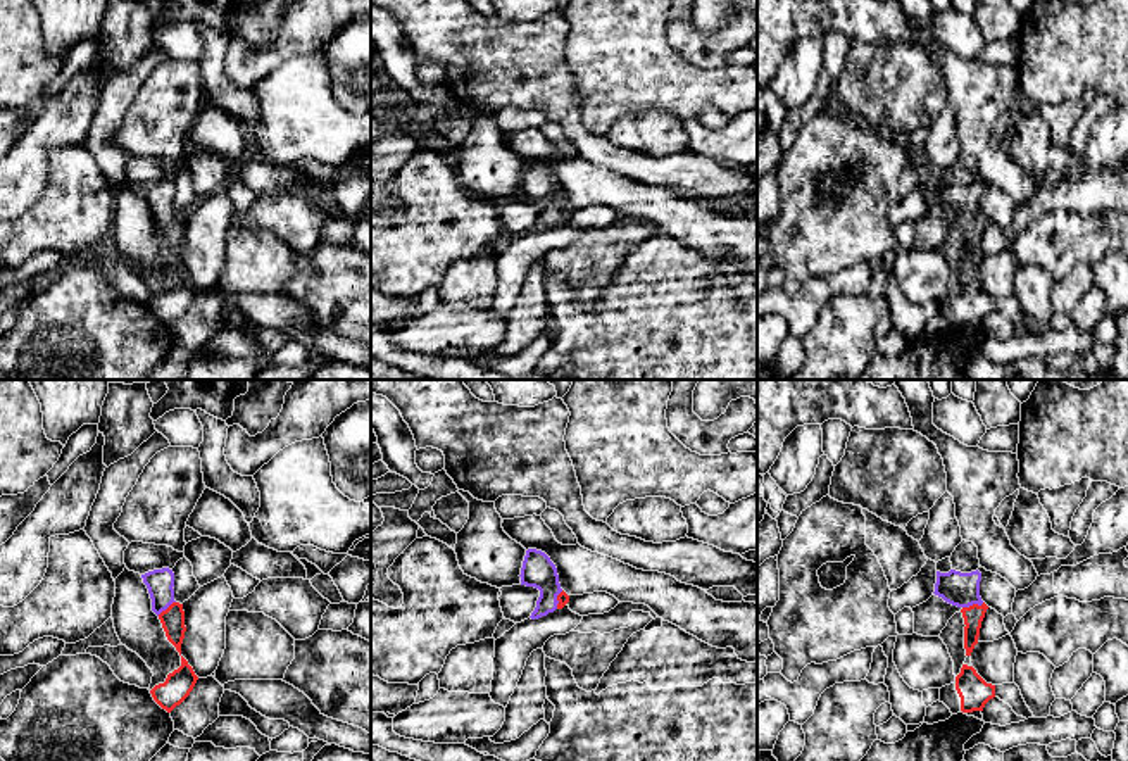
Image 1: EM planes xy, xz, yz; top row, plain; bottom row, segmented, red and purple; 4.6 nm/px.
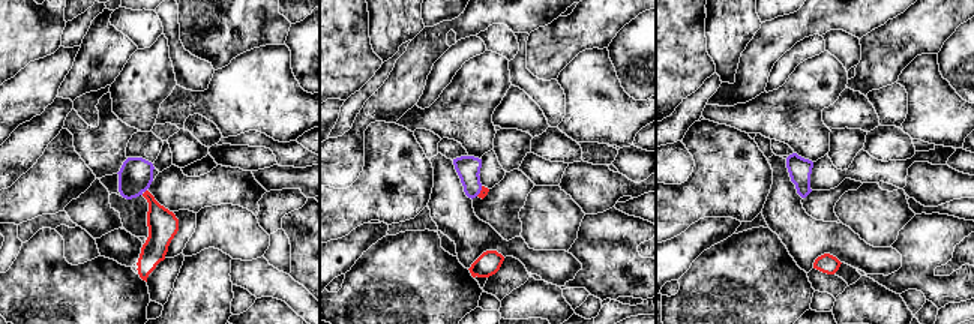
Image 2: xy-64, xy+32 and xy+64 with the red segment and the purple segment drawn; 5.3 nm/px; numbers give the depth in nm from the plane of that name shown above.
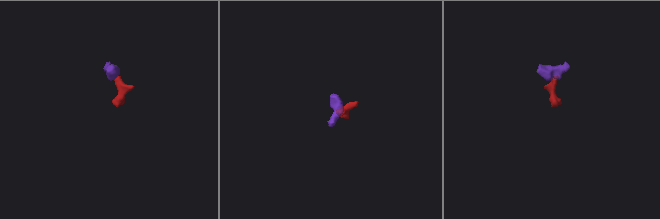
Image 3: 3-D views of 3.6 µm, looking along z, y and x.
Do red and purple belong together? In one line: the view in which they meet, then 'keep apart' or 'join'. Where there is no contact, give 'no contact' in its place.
meets red in yz; join

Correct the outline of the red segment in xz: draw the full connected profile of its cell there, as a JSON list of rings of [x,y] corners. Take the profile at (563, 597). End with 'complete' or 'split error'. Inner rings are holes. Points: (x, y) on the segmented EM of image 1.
[[[528,549],[519,576],[521,585],[540,590],[536,607],[530,616],[531,619],[562,609],[569,602],[569,595],[561,588],[557,568],[545,552]]] | split error

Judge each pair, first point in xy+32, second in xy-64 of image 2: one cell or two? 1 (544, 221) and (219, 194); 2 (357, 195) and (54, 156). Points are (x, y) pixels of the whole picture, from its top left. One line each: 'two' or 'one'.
1: two
2: one

